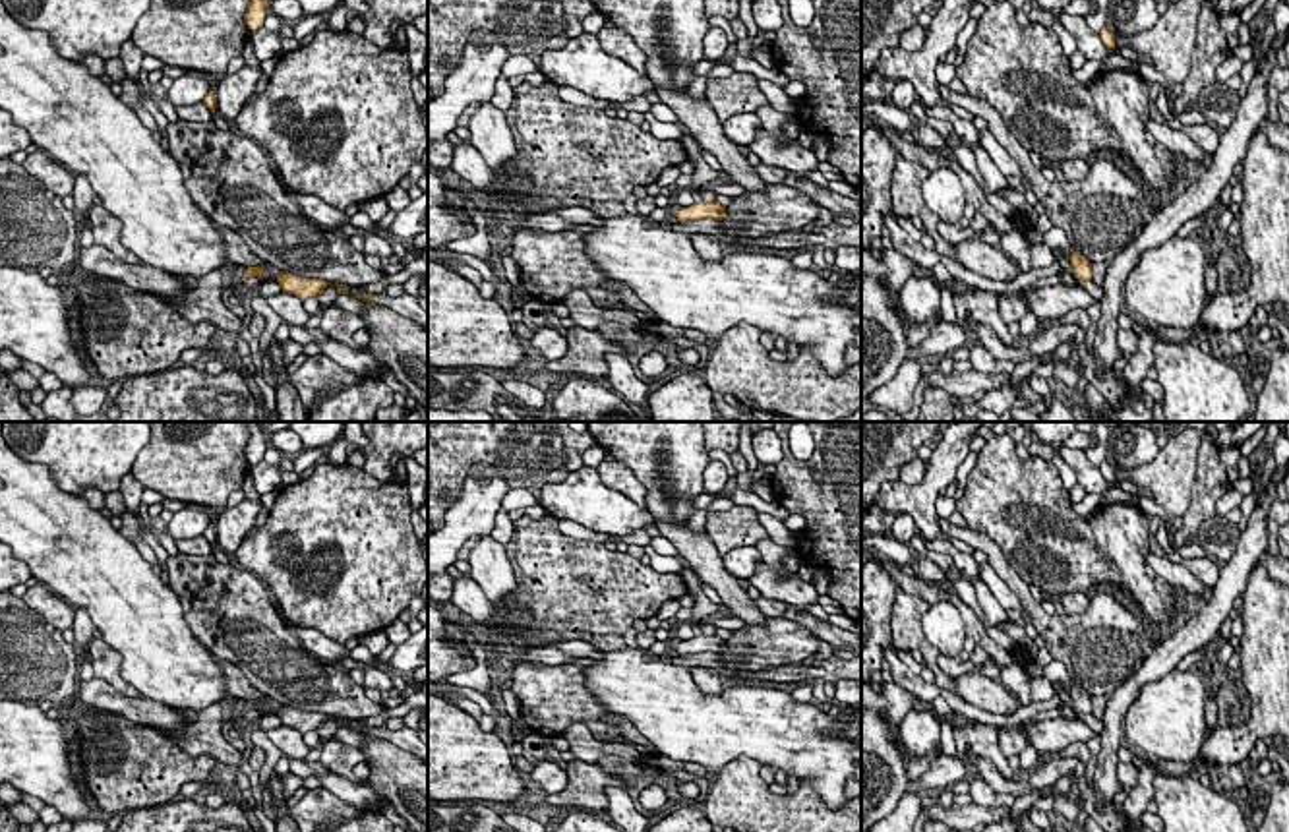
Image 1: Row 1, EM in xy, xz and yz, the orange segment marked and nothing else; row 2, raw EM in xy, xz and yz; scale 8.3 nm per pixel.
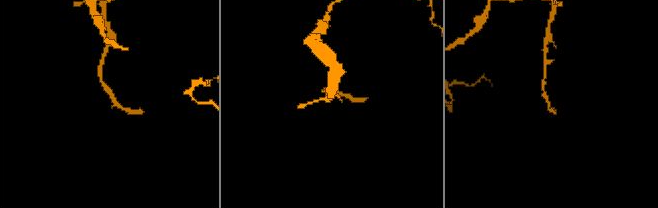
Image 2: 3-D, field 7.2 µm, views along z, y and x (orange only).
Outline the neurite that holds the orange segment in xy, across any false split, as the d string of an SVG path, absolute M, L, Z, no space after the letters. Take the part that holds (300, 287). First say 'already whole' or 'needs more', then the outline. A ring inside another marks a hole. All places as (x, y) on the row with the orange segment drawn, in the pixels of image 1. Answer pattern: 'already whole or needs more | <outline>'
already whole | M281 271L277 275L277 282L281 284L283 292L294 294L302 302L308 298L317 298L317 294L329 284L327 281L296 277L288 271Z

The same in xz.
already whole | M701 201L701 203L693 203L689 207L679 207L675 217L679 223L699 221L699 219L722 221L722 219L726 219L726 205L720 205L718 201Z

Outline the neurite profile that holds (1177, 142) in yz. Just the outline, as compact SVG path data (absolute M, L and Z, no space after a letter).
M1148 118L1148 132L1154 135L1157 143L1173 151L1175 155L1184 155L1192 163L1208 164L1210 157L1200 145L1196 145L1186 134L1181 130L1173 130L1167 124L1157 124Z

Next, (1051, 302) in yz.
M1063 282L1030 292L1020 290L1016 294L1024 300L1026 308L1035 313L1035 317L1053 323L1070 310L1088 310L1095 302L1080 284L1066 286Z

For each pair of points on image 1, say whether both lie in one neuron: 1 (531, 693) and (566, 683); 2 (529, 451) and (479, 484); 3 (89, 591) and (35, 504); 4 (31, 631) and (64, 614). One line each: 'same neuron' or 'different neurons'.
1: same neuron
2: different neurons
3: same neuron
4: different neurons

